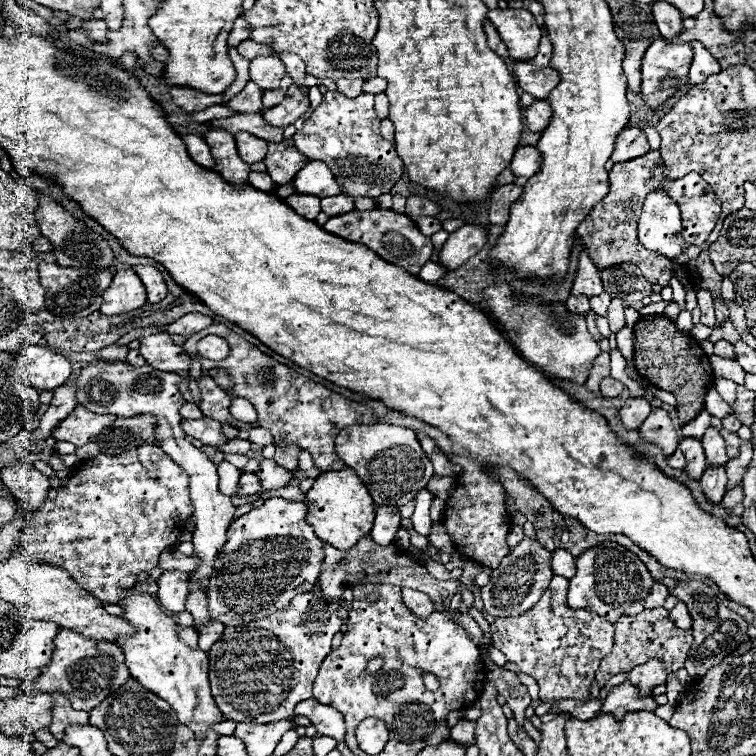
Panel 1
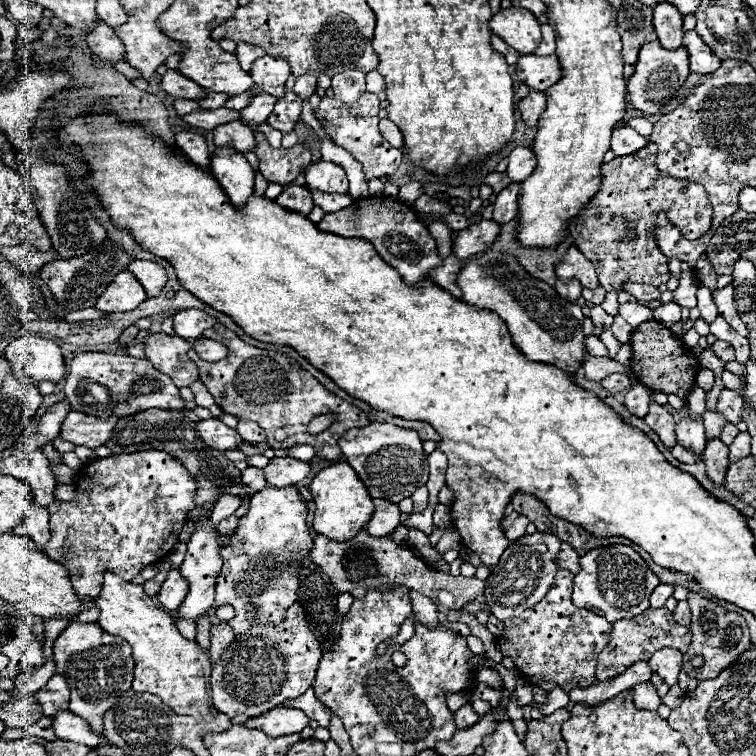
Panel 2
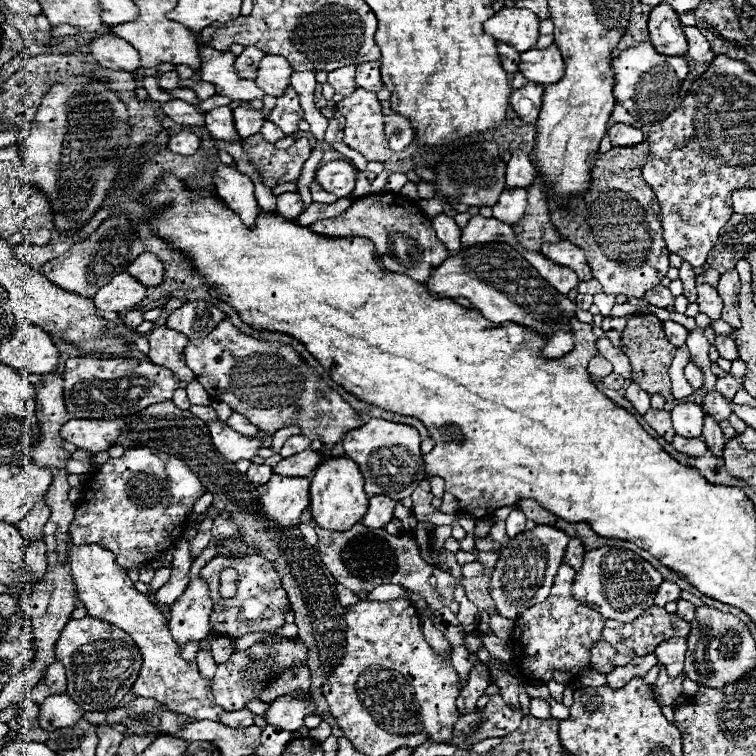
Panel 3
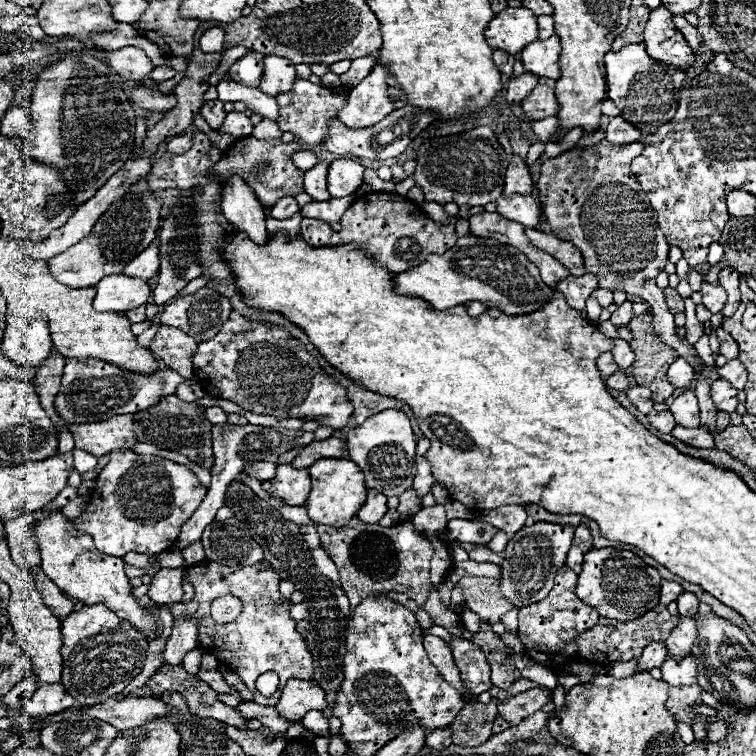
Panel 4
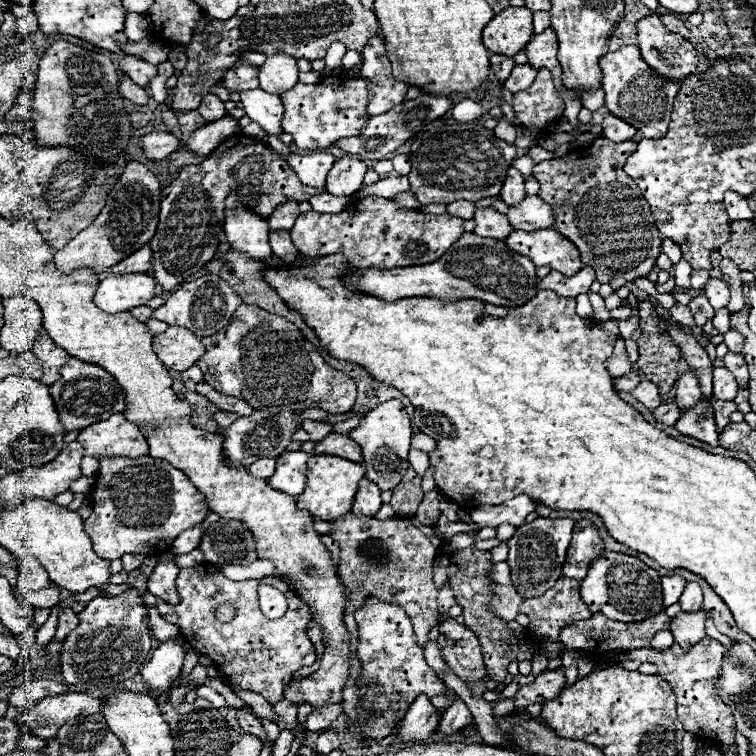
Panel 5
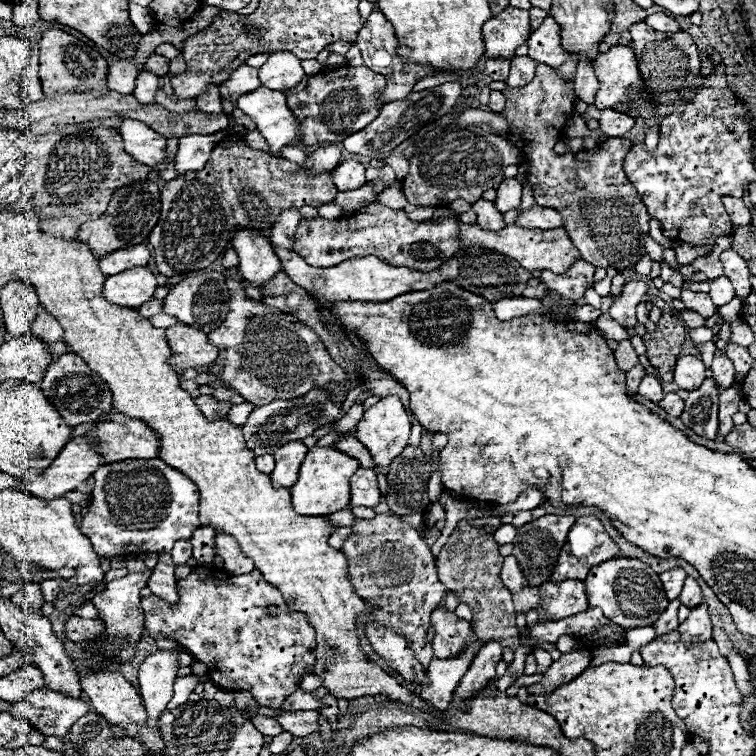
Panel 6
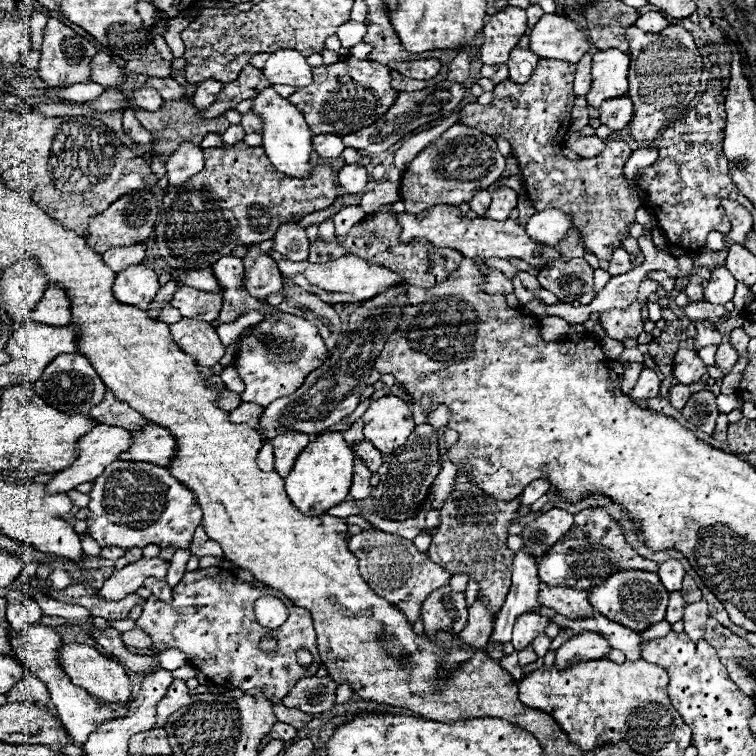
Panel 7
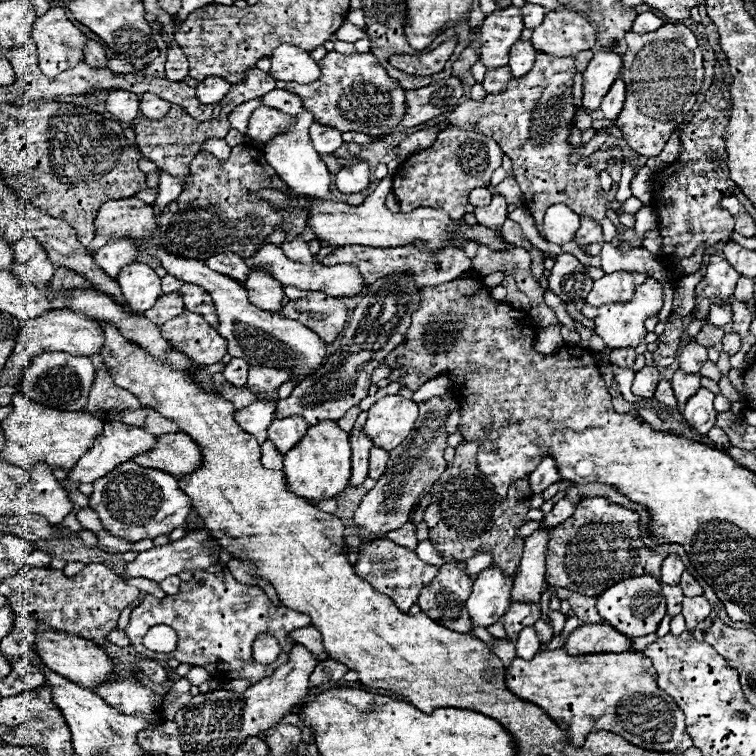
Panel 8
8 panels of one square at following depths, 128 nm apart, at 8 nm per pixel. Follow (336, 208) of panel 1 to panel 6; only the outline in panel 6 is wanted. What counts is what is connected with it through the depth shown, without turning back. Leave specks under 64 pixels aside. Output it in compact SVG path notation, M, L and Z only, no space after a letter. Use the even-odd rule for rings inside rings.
M258 130L248 132L245 135L245 140L248 146L251 148L268 152L269 146L263 136L258 132ZM328 144L328 146L320 146L316 152L312 152L306 160L306 170L314 170L314 172L324 172L324 170L332 170L340 164L340 148L336 144Z

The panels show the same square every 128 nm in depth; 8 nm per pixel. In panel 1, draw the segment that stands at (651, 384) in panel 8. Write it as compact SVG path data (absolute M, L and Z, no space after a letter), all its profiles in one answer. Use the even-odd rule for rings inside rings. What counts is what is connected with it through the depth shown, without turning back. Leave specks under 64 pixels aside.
M628 398L624 402L624 406L620 408L620 418L622 424L630 430L640 428L642 420L646 420L646 416L650 414L650 404L644 398Z

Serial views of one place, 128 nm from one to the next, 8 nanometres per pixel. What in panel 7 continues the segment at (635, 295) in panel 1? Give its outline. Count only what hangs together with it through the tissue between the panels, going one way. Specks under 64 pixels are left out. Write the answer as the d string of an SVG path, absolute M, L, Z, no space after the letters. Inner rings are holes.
M696 322L696 328L698 328L698 334L694 338L694 348L696 350L700 350L704 346L710 346L710 344L720 344L722 342L722 334L716 330L714 324Z

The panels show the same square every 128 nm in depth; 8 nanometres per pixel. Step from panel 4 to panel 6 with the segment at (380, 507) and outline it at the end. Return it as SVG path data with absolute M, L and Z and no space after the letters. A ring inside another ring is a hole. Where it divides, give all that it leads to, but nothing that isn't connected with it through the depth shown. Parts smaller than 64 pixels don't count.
M358 468L358 472L350 480L350 506L366 506L374 508L380 502L380 492L376 484L376 470Z

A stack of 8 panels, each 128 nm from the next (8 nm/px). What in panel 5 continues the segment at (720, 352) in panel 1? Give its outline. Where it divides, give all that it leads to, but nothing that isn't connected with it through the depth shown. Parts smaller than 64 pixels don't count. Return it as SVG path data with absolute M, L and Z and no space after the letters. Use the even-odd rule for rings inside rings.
M728 330L724 334L724 344L728 346L730 352L740 352L744 346L744 336L738 330Z

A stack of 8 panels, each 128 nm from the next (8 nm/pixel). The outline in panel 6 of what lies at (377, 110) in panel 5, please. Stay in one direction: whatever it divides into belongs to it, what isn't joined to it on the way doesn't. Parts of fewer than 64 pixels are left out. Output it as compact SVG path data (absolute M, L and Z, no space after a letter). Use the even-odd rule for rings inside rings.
M374 8L372 14L368 16L366 24L360 28L358 32L358 38L356 38L356 46L362 50L362 56L364 56L364 64L374 70L374 72L382 72L384 76L388 76L388 86L386 86L386 102L390 100L400 100L402 96L408 96L412 92L412 86L422 80L424 76L432 76L436 74L436 70L432 66L420 66L420 64L414 64L414 62L408 62L404 58L400 58L396 54L396 48L398 48L398 40L396 40L396 34L394 34L394 28L388 24L388 20L384 18L384 14Z

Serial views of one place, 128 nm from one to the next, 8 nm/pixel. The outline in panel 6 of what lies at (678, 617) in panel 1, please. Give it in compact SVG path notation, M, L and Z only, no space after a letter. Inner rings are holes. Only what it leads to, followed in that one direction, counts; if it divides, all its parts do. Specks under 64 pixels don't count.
M686 578L684 582L684 588L680 592L680 602L688 608L696 608L698 604L702 604L702 590L698 586L698 582L694 578Z

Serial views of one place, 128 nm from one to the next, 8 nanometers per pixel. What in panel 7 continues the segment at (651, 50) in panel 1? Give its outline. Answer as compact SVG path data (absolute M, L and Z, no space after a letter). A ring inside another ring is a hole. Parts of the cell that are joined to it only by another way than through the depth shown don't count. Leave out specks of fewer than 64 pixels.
M610 48L594 54L592 60L592 88L586 94L588 106L598 108L602 100L622 96L628 92L628 64L630 56ZM654 146L650 148L638 148L634 150L634 154L630 156L630 160L626 162L624 166L624 174L626 174L626 182L628 184L636 184L636 178L638 178L638 172L648 168L650 164L654 164L658 158L658 150Z

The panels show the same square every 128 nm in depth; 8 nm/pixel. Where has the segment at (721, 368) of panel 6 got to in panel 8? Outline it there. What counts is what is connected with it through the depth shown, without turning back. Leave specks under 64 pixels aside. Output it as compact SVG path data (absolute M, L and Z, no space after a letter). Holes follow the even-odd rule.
M728 332L726 336L724 336L724 350L726 350L726 354L728 356L732 356L732 354L736 354L738 350L740 350L740 346L742 346L742 342L740 342L740 334L736 334L736 332Z

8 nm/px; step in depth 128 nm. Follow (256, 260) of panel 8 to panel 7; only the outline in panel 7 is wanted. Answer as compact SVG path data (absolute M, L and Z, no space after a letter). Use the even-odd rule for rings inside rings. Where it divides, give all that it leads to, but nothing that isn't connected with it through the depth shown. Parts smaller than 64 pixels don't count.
M272 250L270 256L278 264L278 270L282 272L282 276L286 280L290 280L292 284L298 284L306 292L314 292L318 296L322 296L326 292L334 294L334 296L322 296L330 304L338 304L338 302L362 302L362 300L366 300L370 296L376 296L378 292L382 292L382 288L388 288L390 284L402 284L404 282L398 274L392 274L390 270L380 268L380 266L368 266L368 262L358 258L358 256L342 256L342 258L334 260L334 262L326 262L326 264L290 262L290 260L286 260L276 250Z

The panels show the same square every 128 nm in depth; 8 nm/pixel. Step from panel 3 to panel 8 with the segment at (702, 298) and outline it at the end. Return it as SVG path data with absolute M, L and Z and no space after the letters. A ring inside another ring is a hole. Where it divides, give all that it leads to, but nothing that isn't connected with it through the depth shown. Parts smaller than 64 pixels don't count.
M710 256L708 270L700 284L696 286L696 298L728 298L734 292L734 286L738 282L740 274L722 258L722 256Z

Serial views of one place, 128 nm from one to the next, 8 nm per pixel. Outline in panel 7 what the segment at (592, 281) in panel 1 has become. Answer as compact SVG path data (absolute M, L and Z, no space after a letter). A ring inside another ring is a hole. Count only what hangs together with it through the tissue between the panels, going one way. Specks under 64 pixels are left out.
M436 204L428 210L422 210L420 214L396 214L398 224L400 224L400 242L412 242L412 240L428 240L434 246L448 246L448 248L458 248L466 258L520 258L528 264L538 264L534 254L538 254L540 246L536 240L530 240L524 232L524 228L518 224L518 220L486 220L486 218L476 218L468 220L466 216L460 214L456 206L450 204ZM570 230L570 236L566 236L566 240L562 240L562 244L558 244L560 256L566 258L582 258L584 256L584 248L582 248L582 236L576 230Z

